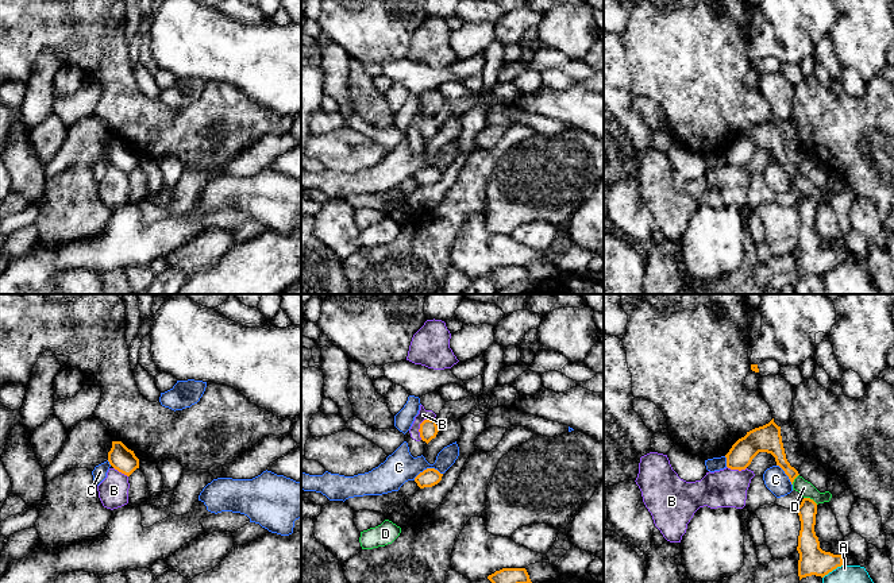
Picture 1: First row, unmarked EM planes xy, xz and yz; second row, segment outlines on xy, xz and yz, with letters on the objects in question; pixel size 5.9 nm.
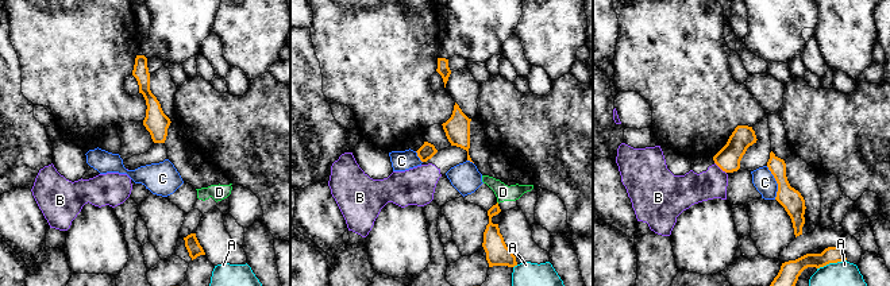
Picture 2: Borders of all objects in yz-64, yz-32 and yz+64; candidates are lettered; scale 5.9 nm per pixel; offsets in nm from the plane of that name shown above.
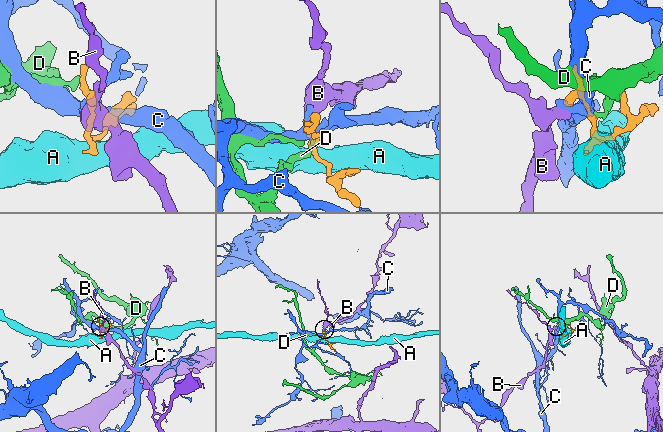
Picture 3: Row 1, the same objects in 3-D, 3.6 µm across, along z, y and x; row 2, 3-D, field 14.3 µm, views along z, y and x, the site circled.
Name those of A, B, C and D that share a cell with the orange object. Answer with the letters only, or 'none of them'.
none of them

